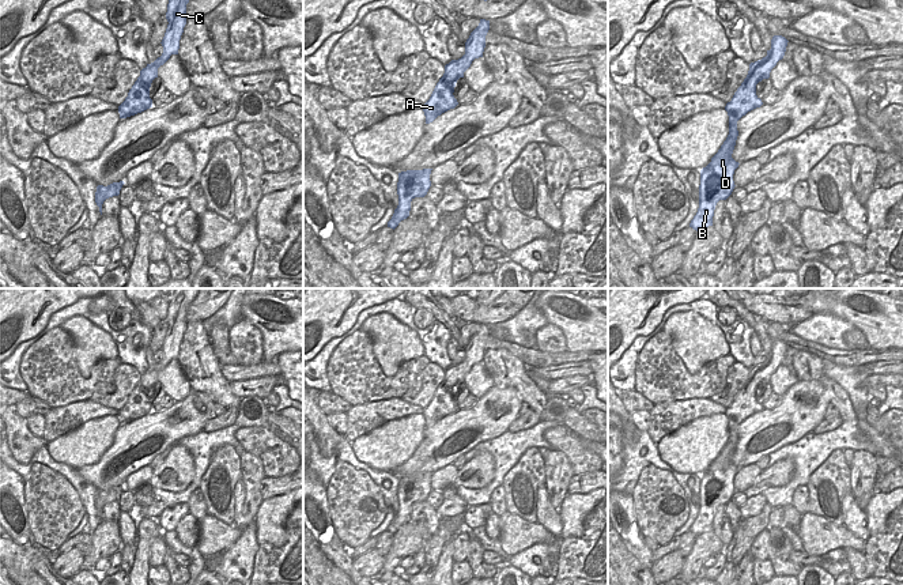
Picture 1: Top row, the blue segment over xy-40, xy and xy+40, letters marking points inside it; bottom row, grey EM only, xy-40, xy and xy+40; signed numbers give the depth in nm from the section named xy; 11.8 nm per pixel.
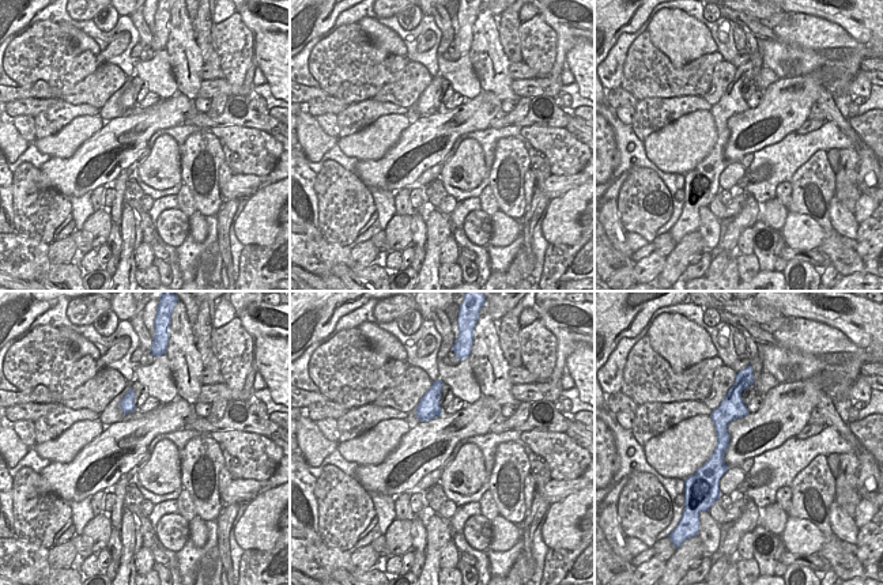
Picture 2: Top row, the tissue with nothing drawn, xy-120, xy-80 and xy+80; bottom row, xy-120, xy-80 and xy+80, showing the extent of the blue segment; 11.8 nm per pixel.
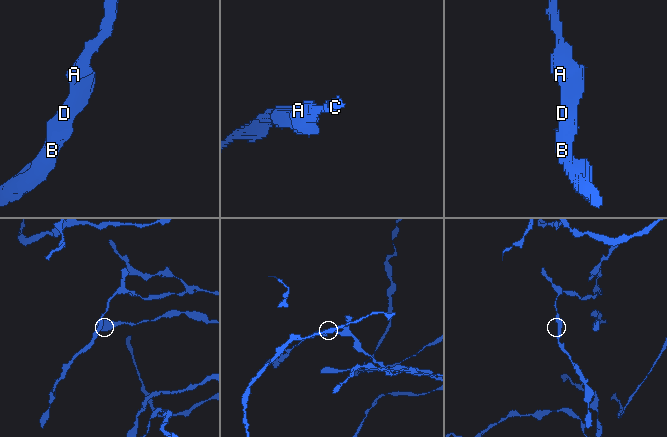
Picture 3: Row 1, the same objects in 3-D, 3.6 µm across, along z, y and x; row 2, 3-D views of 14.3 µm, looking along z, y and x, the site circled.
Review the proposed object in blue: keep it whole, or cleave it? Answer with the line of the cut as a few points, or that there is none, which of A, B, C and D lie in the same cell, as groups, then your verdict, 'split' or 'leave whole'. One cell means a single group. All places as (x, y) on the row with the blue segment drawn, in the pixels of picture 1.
no cut | A B C D | leave whole

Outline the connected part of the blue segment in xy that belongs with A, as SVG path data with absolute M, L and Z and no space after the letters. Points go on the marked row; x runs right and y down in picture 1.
M480 19L479 26L471 33L465 42L465 54L445 65L445 73L437 83L430 99L423 105L426 124L432 122L442 113L454 109L458 102L454 98L454 87L475 58L483 57L485 35L490 30L490 20Z

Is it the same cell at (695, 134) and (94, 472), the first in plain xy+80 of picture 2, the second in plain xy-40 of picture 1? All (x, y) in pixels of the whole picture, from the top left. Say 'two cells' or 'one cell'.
two cells

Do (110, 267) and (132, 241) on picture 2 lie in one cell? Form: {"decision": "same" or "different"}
{"decision": "different"}

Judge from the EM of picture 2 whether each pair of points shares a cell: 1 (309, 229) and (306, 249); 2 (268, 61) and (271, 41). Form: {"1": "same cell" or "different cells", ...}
{"1": "different cells", "2": "same cell"}

